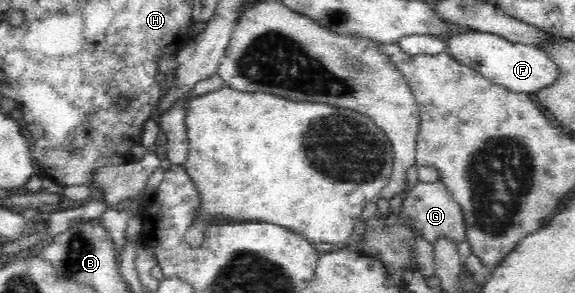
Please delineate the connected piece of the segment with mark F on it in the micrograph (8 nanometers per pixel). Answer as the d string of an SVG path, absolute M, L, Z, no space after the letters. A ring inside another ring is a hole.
M469 31L447 34L445 52L459 64L479 72L494 84L506 86L513 92L535 94L539 88L557 80L559 72L549 55L537 46L529 46L507 40L505 37L486 32Z

